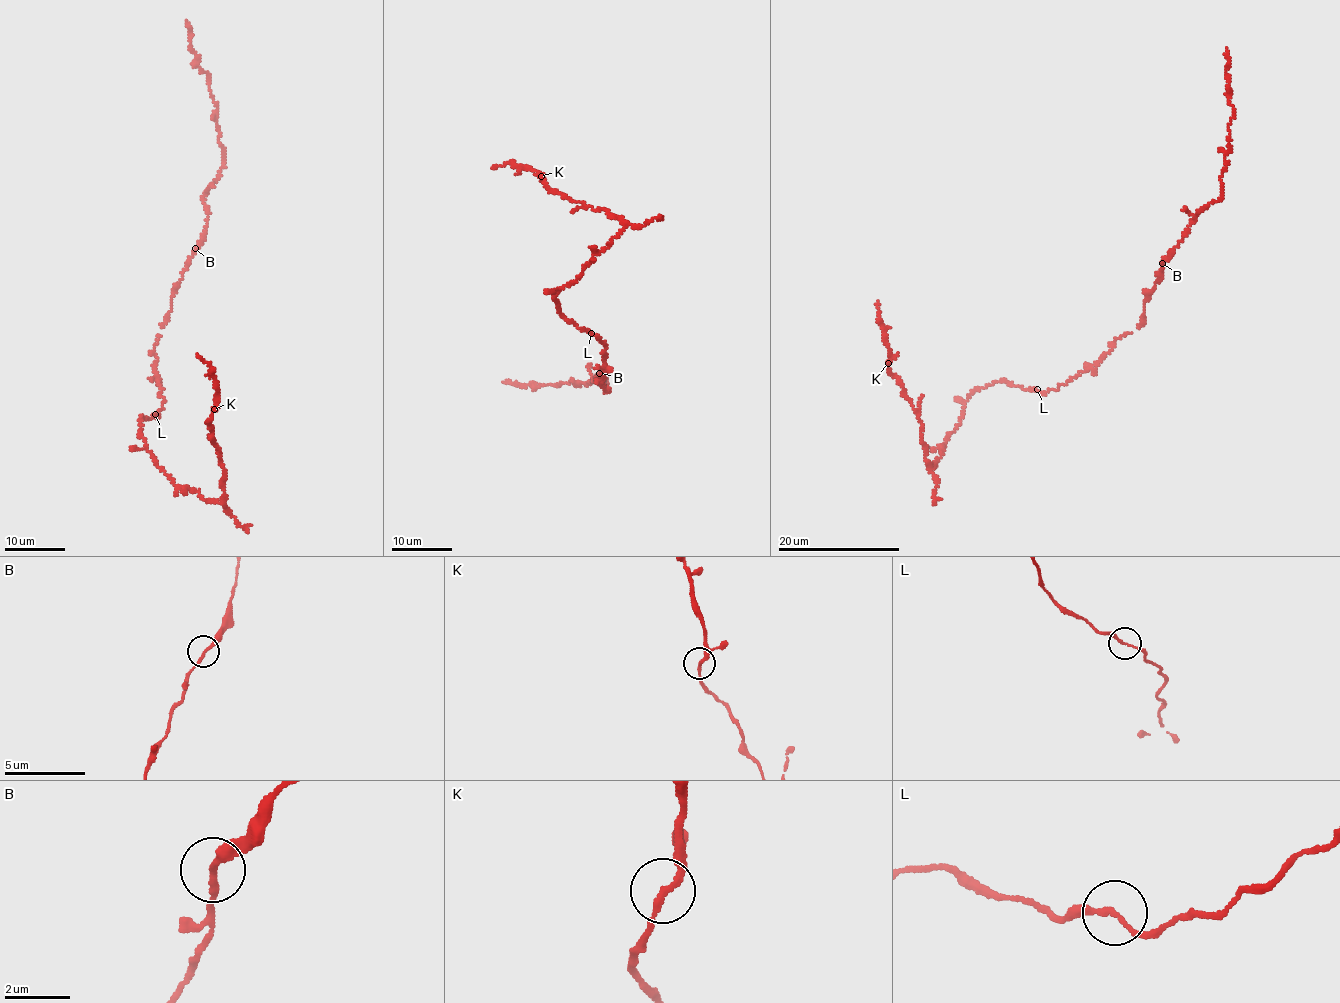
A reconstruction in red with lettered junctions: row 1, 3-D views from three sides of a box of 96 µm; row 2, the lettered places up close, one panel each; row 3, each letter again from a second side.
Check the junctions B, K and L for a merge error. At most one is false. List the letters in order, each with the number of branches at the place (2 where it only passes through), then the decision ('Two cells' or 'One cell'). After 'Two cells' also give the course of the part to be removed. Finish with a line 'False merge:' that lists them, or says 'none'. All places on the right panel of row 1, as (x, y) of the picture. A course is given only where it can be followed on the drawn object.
B: Branches: 2. One cell
K: Branches: 2. One cell
L: Branches: 2. One cell
False merge: none

